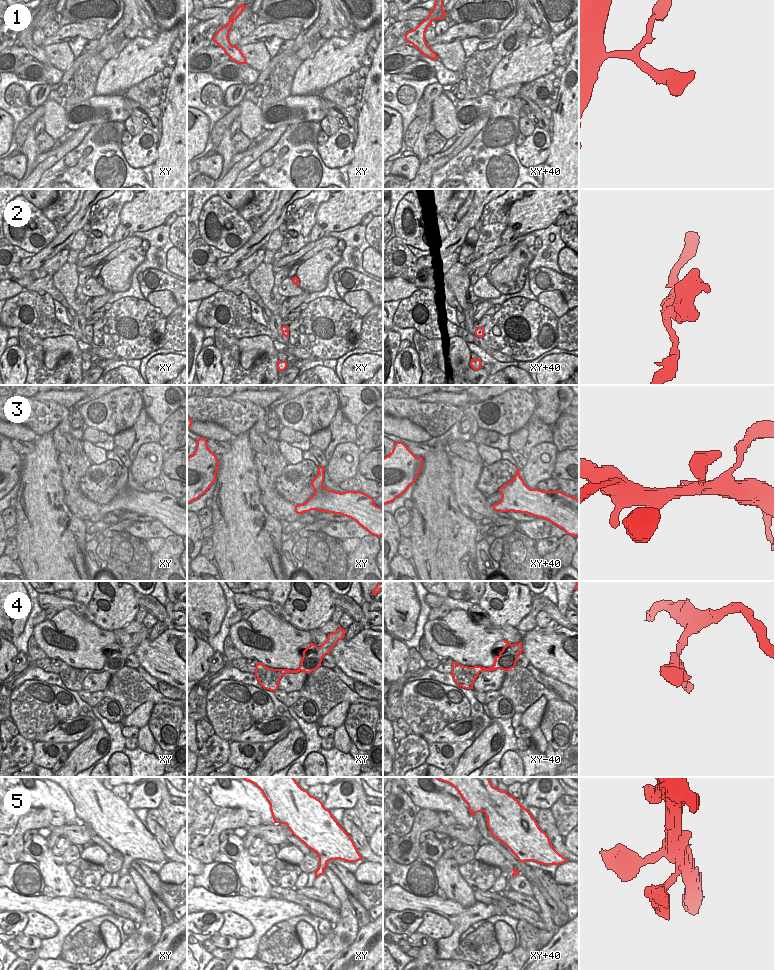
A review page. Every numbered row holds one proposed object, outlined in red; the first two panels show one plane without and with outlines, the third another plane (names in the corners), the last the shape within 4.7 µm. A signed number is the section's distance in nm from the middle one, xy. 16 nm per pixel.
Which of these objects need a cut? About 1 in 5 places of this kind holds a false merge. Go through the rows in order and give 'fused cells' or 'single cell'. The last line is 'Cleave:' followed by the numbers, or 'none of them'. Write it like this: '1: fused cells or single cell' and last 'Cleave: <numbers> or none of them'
1: single cell
2: single cell
3: single cell
4: single cell
5: single cell
Cleave: none of them

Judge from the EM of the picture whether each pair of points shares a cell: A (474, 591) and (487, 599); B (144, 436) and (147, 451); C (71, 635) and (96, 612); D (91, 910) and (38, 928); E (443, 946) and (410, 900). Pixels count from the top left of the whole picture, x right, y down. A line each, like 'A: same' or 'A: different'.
A: different
B: different
C: different
D: different
E: same

